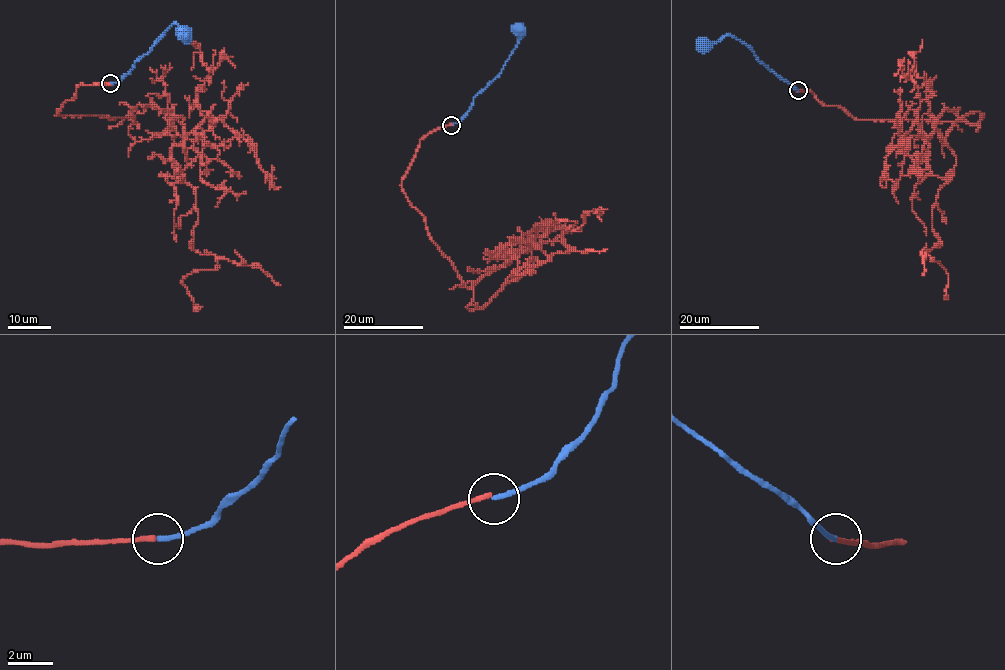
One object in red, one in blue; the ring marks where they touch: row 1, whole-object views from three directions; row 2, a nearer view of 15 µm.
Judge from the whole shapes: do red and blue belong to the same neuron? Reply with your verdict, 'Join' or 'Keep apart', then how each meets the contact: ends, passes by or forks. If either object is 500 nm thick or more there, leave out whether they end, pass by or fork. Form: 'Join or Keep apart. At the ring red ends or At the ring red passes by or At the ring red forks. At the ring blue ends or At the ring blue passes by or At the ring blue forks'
Keep apart. At the ring red ends. At the ring blue ends

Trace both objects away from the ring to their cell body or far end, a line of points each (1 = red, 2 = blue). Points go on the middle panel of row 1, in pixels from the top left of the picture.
1: (451, 125), (423, 137), (408, 201), (469, 287), (510, 253), (514, 280), (549, 255), (517, 272), (535, 271)
2: (451, 125), (458, 123), (469, 111), (473, 100), (501, 73), (518, 43), (518, 29)

